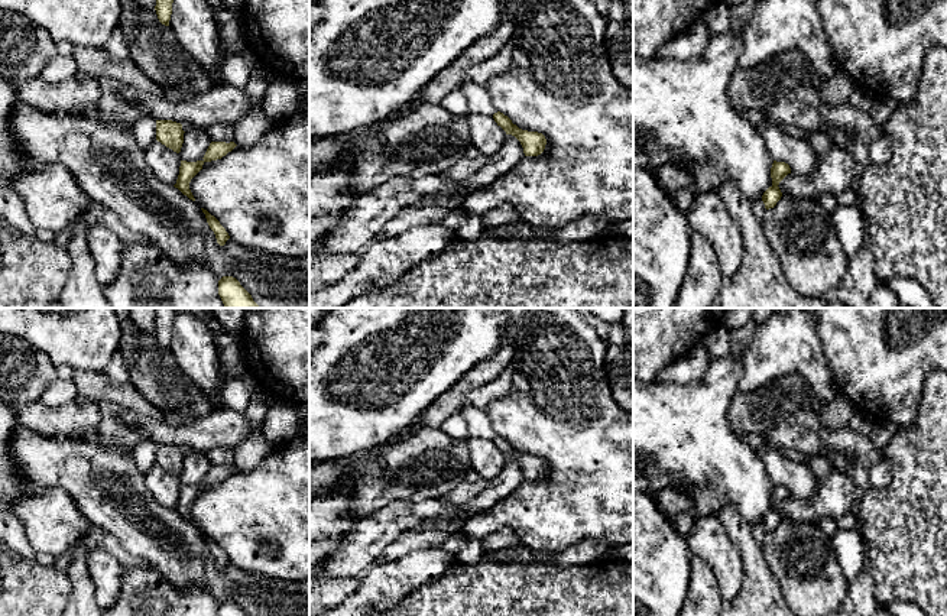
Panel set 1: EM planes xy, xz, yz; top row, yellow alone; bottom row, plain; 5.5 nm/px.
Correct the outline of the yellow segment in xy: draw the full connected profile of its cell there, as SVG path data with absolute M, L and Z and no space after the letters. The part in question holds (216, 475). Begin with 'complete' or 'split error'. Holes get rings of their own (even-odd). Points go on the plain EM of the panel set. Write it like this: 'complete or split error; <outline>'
complete; M211 466L201 484L197 484L197 486L181 484L179 499L178 499L176 508L173 510L178 512L189 523L195 525L195 522L189 513L191 503L202 493L202 489L205 486L221 483L228 476L231 476L236 470L237 469L234 466L230 466L230 467Z

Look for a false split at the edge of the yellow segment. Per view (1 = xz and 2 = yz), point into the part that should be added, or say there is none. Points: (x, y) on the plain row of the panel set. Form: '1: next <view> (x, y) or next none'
1: next none
2: next none

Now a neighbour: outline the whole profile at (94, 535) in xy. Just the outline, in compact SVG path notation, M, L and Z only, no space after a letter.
M90 526L87 536L84 538L84 547L90 552L100 547L104 536L106 536L106 531L103 528Z

